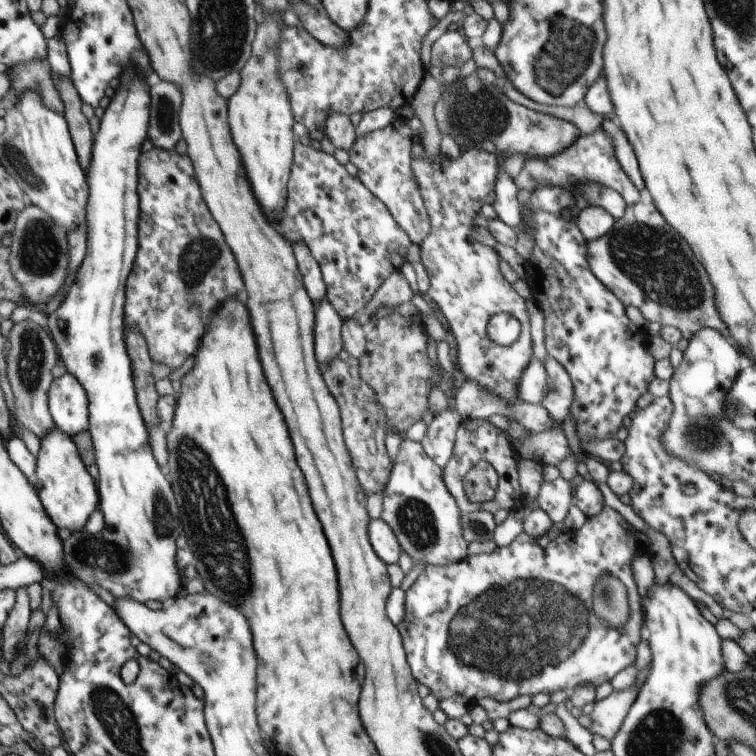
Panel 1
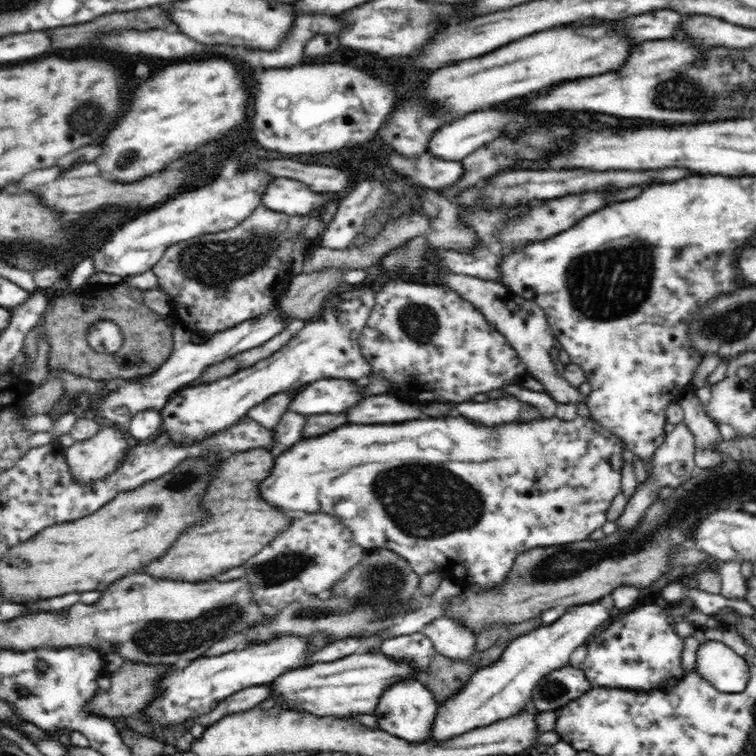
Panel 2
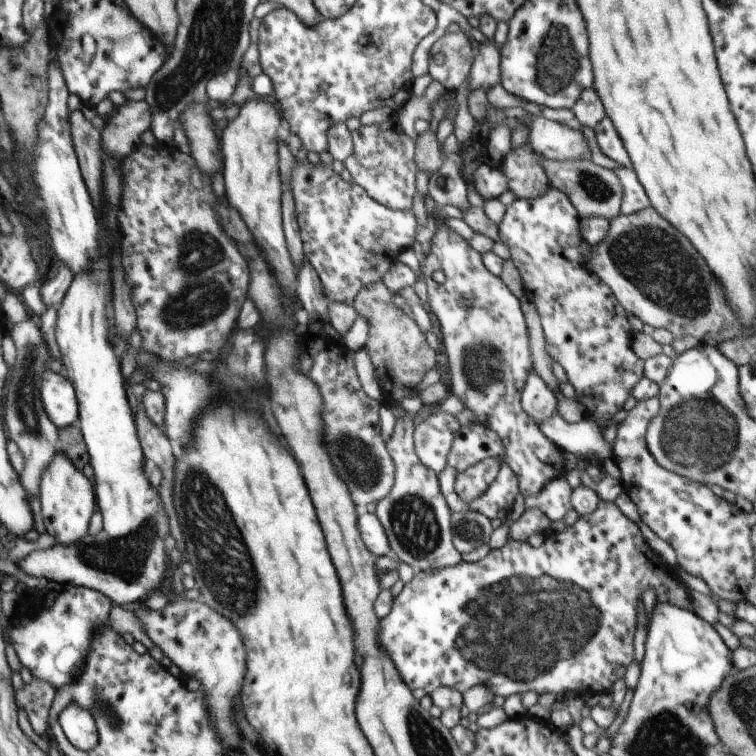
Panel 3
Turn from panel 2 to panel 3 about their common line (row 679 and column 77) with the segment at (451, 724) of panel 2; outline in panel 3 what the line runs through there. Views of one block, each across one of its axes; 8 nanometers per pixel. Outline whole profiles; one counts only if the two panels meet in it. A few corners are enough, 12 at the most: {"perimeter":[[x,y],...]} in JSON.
{"perimeter":[[58,450],[42,470],[45,532],[70,546],[88,534],[94,491]]}

